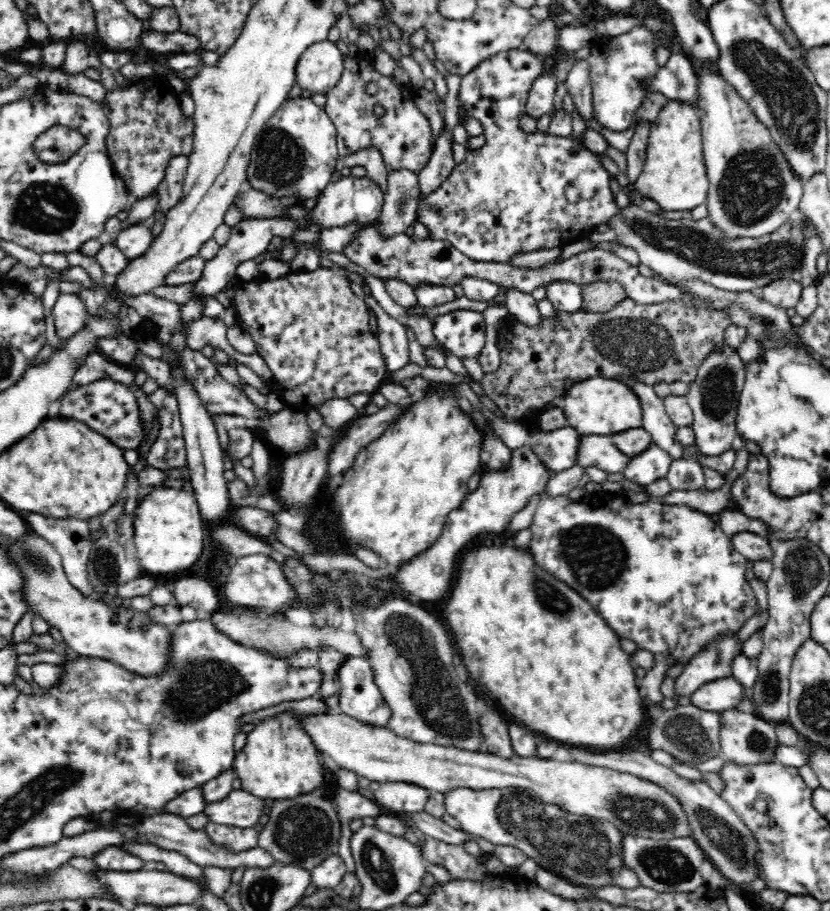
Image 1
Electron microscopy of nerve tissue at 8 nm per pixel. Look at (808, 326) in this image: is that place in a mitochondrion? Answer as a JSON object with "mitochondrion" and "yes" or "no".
{"mitochondrion":"no"}

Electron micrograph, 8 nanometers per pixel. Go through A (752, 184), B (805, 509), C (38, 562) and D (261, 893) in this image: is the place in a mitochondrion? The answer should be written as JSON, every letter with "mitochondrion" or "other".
{"A":"mitochondrion","B":"other","C":"mitochondrion","D":"mitochondrion"}

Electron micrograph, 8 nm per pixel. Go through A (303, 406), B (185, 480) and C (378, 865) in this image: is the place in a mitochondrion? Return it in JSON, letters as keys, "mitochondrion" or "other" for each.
{"A":"other","B":"other","C":"mitochondrion"}

